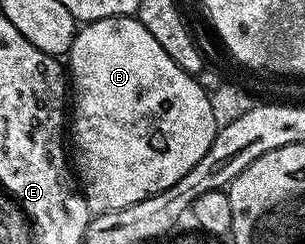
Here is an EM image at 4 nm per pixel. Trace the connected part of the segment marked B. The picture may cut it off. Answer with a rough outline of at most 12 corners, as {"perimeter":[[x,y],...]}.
{"perimeter":[[136,16],[66,57],[89,213],[174,186],[218,129]]}

